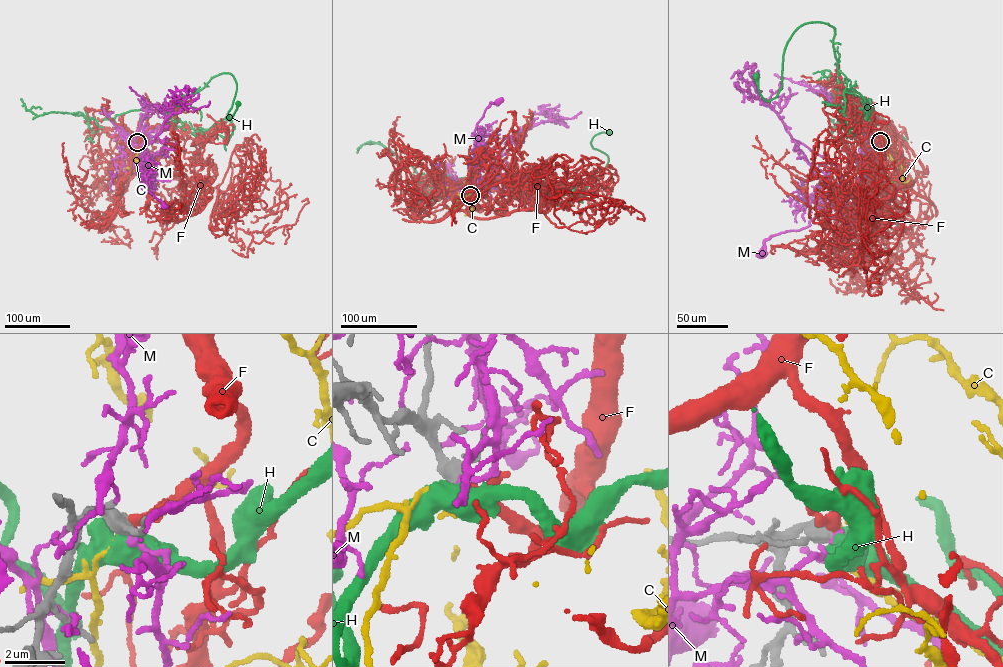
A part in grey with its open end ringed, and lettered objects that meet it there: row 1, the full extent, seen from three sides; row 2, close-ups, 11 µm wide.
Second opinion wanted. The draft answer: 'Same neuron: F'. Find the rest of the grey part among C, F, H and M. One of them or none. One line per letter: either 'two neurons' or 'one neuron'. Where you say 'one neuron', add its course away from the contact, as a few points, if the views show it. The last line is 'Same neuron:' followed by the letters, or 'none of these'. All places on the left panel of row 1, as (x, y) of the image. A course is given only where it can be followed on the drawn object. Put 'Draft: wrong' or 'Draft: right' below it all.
C: two neurons
F: one neuron; it runs (137, 142), (147, 176), (225, 192), (241, 205), (235, 226), (257, 243), (295, 224), (308, 202), (302, 201)
H: two neurons
M: two neurons
Same neuron: F
Draft: right

